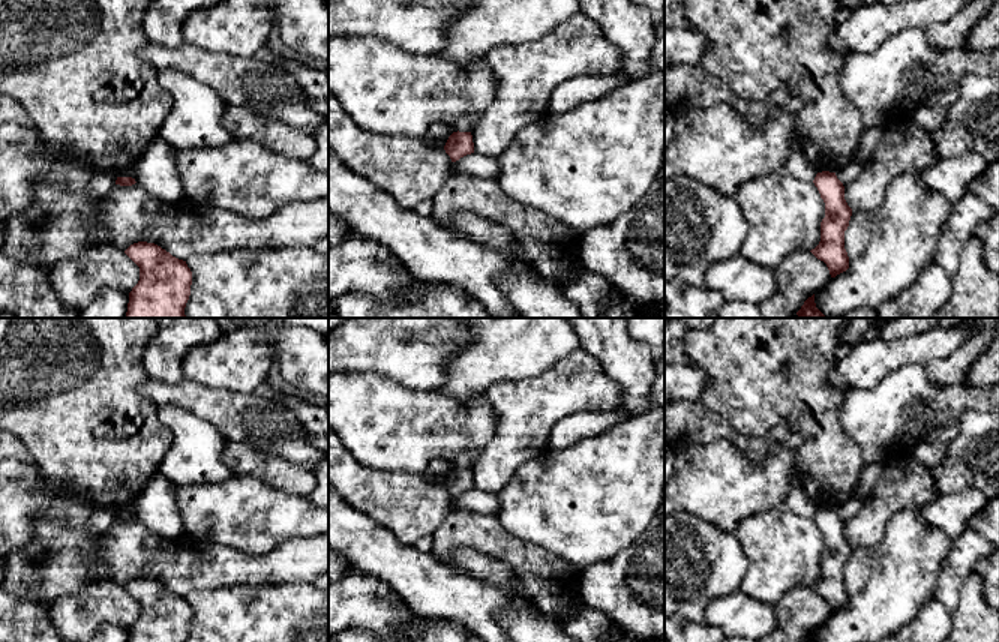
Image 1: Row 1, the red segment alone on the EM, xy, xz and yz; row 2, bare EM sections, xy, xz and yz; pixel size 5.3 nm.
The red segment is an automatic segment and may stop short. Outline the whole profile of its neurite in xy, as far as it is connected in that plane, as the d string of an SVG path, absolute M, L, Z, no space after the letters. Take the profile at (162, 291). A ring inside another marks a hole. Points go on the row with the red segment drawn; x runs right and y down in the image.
M147 242L130 244L124 254L140 267L140 280L129 292L126 318L186 318L192 285L186 261Z

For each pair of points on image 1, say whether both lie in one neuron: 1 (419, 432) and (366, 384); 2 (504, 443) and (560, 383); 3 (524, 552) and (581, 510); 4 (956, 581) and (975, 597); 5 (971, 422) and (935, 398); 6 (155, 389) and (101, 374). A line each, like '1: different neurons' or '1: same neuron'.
1: same neuron
2: same neuron
3: different neurons
4: different neurons
5: different neurons
6: different neurons

